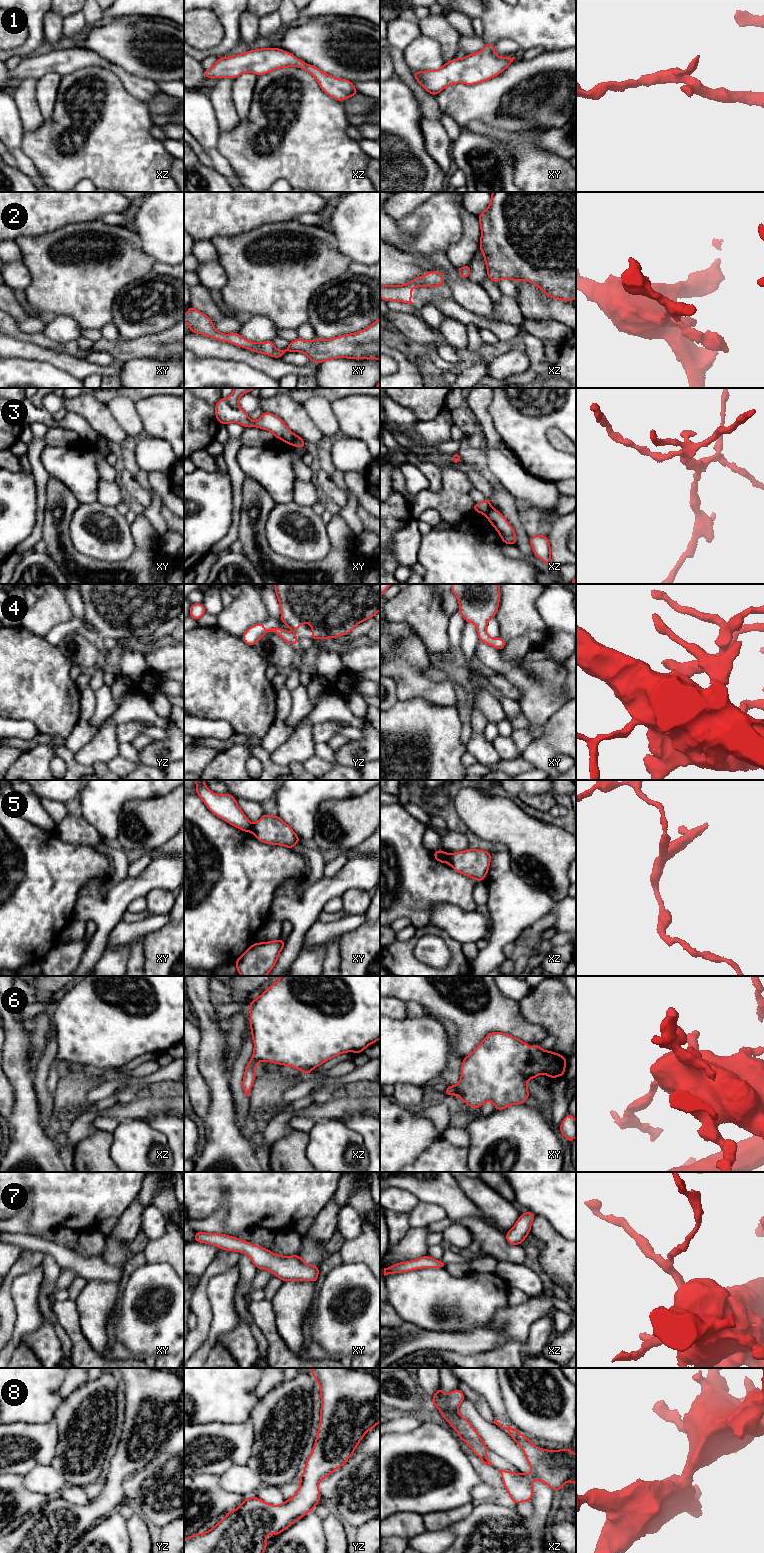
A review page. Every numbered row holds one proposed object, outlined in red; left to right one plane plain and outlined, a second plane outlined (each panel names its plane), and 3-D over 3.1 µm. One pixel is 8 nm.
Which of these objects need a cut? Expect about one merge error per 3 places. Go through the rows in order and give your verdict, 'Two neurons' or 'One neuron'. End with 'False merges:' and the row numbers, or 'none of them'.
1: One neuron
2: One neuron
3: Two neurons
4: One neuron
5: Two neurons
6: One neuron
7: One neuron
8: One neuron
False merges: 3, 5

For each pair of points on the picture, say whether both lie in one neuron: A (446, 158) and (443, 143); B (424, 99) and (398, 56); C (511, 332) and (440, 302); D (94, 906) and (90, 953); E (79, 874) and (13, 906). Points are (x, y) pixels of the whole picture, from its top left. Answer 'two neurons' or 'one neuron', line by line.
A: one neuron
B: one neuron
C: one neuron
D: one neuron
E: one neuron

